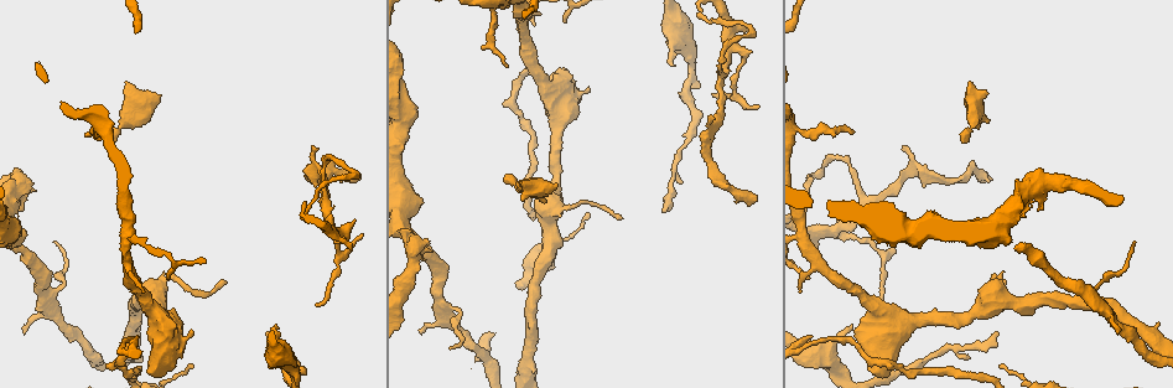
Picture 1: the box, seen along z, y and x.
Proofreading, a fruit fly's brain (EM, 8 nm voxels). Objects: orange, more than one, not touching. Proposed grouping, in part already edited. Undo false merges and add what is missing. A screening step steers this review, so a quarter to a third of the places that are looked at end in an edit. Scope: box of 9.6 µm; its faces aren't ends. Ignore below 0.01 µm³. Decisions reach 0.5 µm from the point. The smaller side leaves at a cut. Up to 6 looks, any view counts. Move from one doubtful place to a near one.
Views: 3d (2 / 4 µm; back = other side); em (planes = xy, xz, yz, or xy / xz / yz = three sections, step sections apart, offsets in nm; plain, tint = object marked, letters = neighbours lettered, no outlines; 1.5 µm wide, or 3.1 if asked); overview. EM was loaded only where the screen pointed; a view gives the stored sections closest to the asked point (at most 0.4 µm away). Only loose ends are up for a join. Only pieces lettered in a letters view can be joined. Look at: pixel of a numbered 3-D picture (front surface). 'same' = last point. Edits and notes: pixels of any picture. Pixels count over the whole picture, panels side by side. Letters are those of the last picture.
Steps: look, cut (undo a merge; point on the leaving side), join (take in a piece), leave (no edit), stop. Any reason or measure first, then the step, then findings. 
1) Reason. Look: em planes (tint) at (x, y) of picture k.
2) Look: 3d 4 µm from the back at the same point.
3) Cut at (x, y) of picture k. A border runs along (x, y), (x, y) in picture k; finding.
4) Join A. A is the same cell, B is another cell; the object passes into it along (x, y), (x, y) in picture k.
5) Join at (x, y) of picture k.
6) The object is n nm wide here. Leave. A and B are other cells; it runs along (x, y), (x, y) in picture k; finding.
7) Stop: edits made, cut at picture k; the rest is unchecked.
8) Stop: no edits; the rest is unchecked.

Stops while still wide. Look: 3d 4 µm at (854, 330) of picture 1.

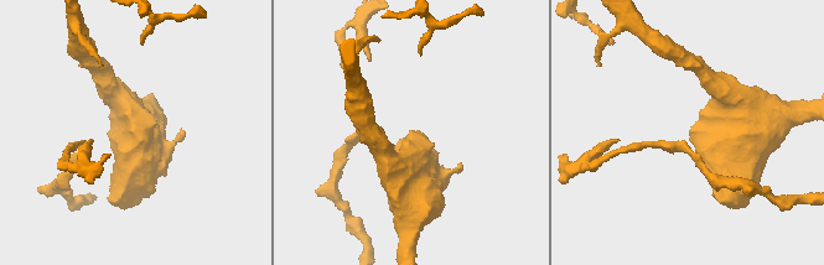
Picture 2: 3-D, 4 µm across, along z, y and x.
Look: em xy step 4 (tint) at (409, 131) of picture 2.

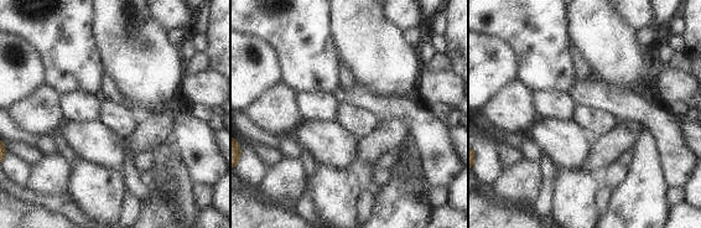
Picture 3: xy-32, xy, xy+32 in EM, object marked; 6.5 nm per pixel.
Look: em planes (letters) at the same point.

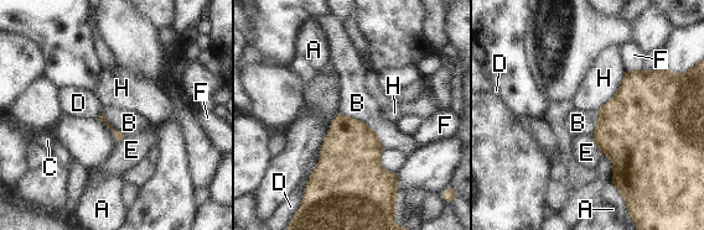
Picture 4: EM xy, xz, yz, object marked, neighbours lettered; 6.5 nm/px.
Leave. A, B, C, D, E, F and H are other cells; none of them fits.

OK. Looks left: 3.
An open end. Look: 3d 4 µm at (1000, 367) of picture 1.

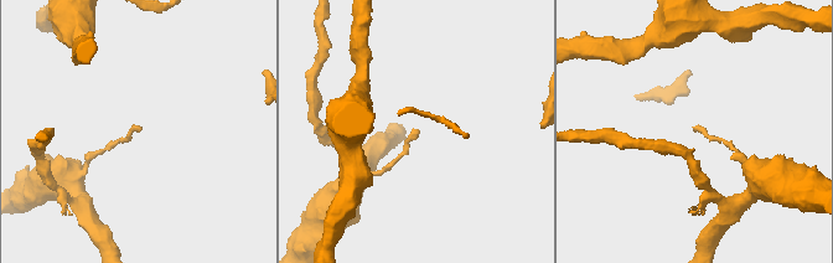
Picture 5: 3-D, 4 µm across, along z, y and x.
Look: em xz step 4 (letters) at (416, 131) of picture 5.

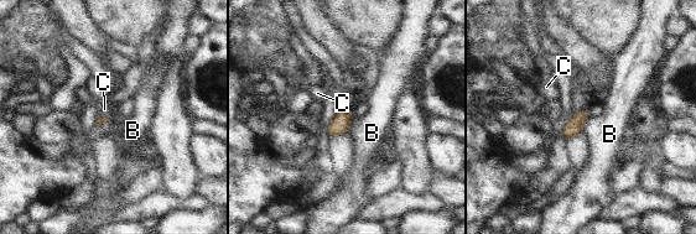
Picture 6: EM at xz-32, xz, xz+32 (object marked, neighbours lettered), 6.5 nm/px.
Another direction. Look: em planes (letters) at the same point.

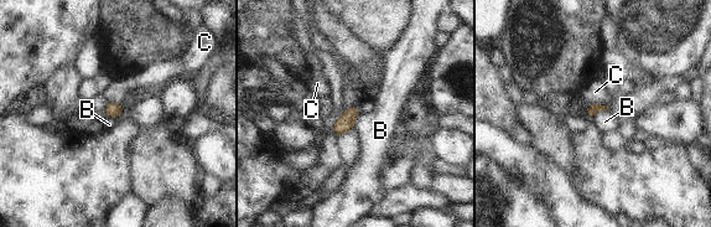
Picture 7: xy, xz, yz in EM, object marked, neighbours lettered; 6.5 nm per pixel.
The object is 70 nm wide here. Leave. B and C are other cells; a border runs along (361, 112), (356, 117), (352, 129) in picture 7; none of them fits.

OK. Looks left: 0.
Stop: no edits; the rest is unchecked.

